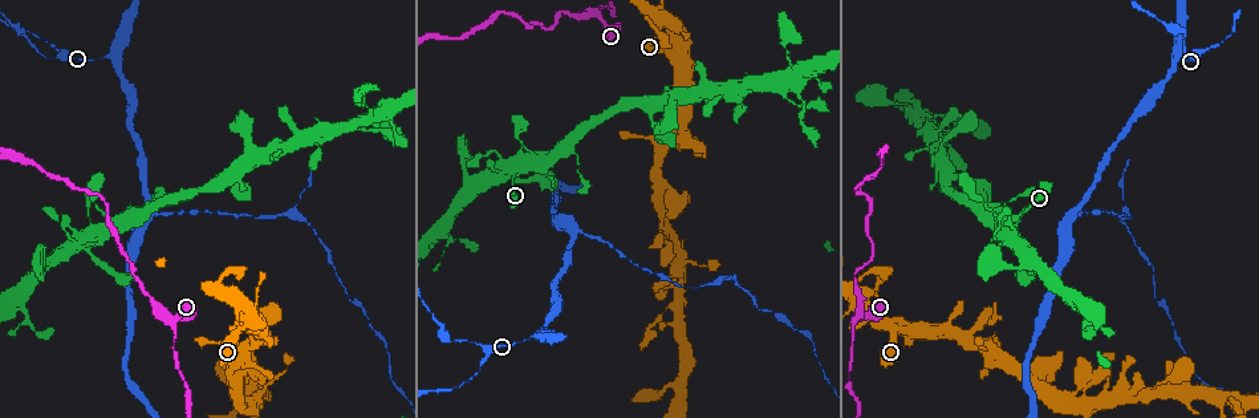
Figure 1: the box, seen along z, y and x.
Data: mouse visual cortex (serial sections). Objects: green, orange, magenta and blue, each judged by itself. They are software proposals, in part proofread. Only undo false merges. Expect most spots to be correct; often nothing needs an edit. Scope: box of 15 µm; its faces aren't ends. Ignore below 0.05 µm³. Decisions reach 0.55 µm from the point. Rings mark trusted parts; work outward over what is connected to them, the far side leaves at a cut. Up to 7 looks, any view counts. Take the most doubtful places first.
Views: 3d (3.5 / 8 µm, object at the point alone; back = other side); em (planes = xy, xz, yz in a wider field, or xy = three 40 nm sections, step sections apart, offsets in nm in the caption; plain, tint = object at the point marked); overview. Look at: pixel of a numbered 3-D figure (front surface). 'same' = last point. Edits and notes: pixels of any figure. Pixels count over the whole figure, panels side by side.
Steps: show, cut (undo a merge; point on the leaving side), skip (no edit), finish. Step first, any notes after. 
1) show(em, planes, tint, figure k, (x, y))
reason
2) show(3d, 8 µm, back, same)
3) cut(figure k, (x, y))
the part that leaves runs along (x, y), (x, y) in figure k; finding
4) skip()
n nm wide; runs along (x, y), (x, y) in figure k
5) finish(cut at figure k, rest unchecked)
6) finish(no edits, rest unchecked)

show(3d, 3.5 µm, figure 1, (1186, 58))
thin neck

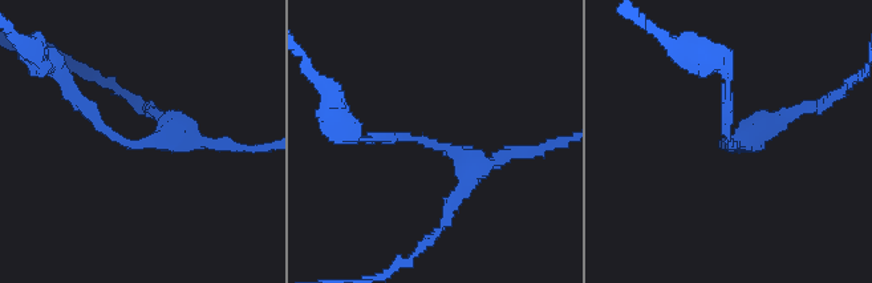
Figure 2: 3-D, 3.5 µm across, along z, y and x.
show(em, xy, step 5, plain, figure 2, (113, 136))
arms of 150, 250 nm

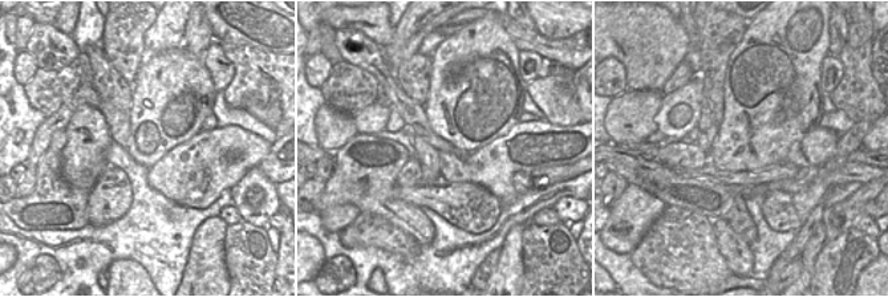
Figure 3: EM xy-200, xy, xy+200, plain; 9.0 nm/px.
show(em, xy, step 5, tint, same)
with the object marked

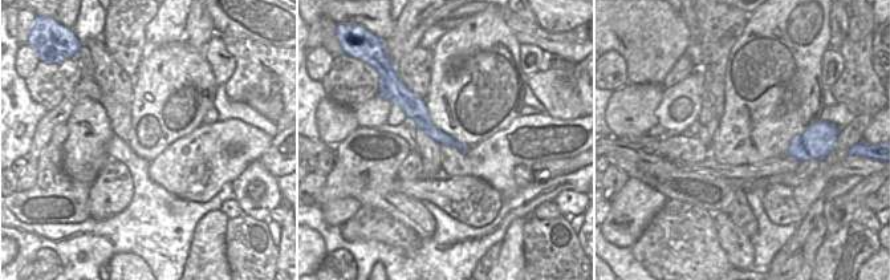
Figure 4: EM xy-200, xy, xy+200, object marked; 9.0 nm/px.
skip()
runs along (411, 97), (435, 134), (463, 147) in figure 4; one cell here

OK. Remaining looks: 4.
show(3d, 3.5 µm, back, figure 1, (1008, 229))
abrupt turn

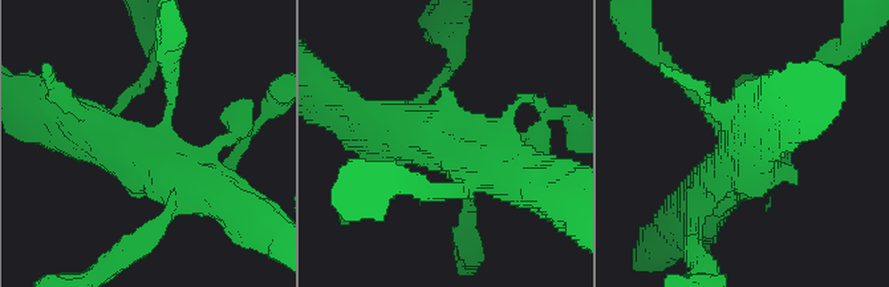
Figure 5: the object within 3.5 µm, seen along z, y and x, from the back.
show(em, xy, step 3, tint, figure 5, (739, 148))
need the tissue

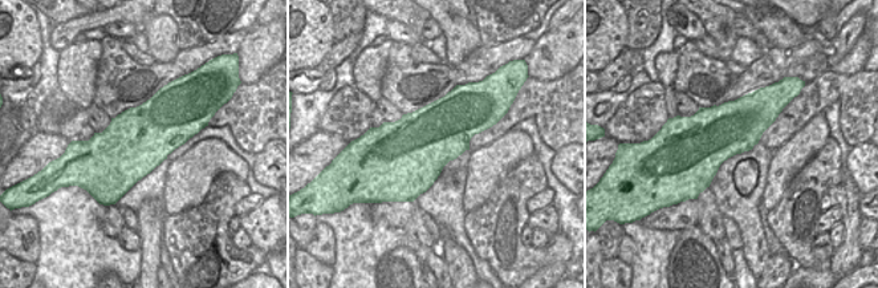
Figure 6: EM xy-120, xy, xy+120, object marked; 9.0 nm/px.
skip()
continuous, no second cell

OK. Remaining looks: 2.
finish(no edits, rest unchecked)

